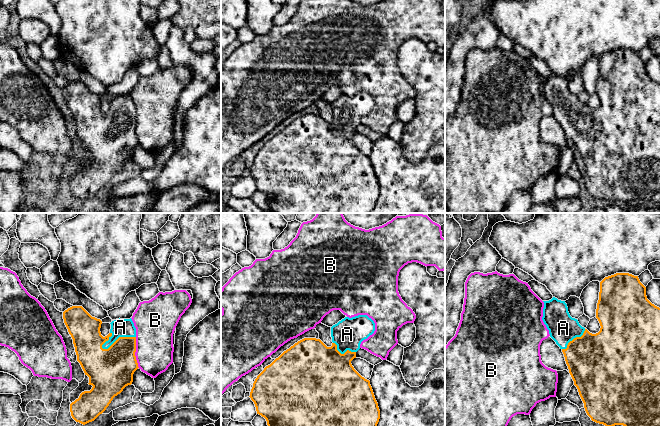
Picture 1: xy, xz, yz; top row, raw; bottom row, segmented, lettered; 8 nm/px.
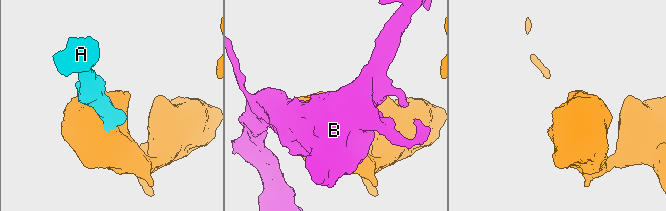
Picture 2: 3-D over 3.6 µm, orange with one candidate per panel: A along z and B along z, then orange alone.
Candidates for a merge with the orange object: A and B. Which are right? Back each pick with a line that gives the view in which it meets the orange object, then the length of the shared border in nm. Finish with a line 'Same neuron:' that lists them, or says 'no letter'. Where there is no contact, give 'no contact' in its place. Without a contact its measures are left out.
A: contact in xy; length 300 nm
Same neuron: A

